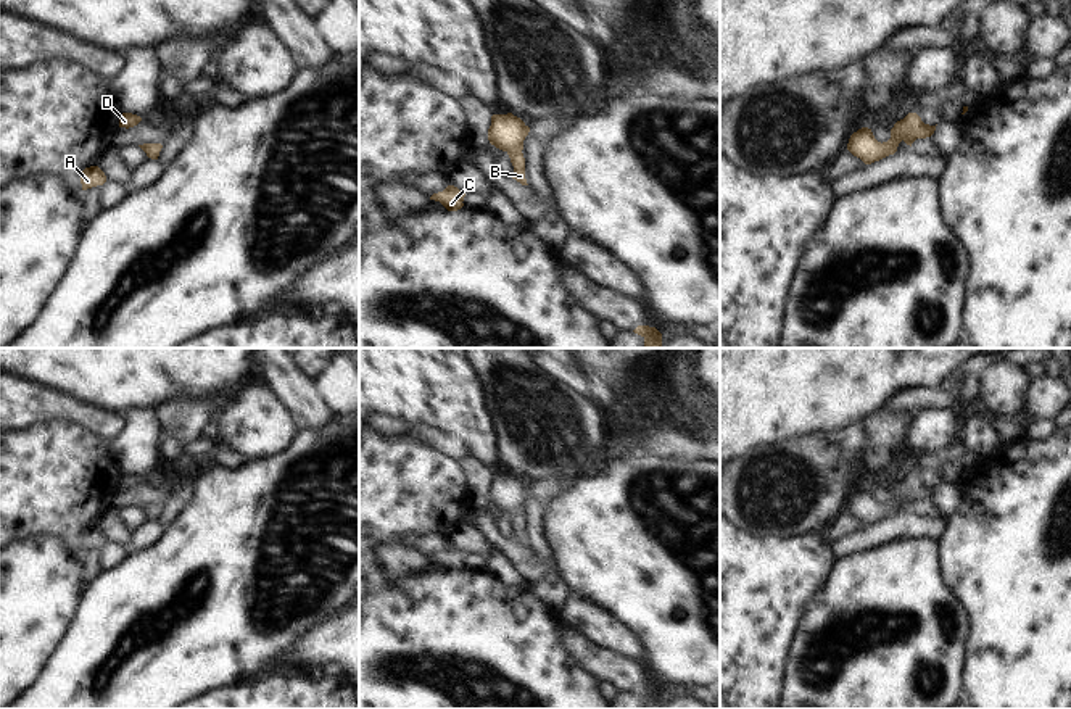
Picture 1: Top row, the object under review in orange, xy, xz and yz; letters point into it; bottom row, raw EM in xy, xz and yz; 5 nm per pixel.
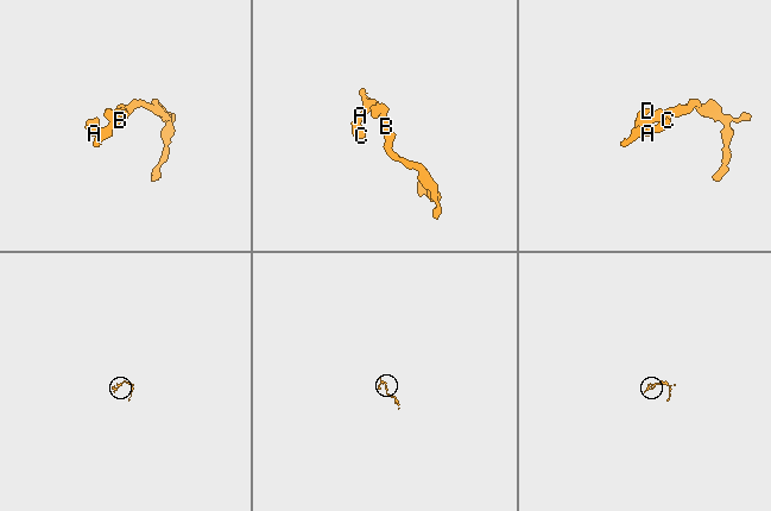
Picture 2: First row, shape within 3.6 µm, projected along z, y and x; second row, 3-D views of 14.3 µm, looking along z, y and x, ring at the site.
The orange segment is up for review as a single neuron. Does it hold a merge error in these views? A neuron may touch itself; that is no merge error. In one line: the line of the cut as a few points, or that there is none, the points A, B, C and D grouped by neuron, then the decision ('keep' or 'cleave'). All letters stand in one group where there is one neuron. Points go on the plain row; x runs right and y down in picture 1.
no cut | A B C D | keep

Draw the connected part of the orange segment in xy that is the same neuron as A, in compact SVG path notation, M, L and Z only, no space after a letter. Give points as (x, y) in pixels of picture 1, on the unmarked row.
M98 527L85 529L81 535L82 551L103 546L105 543L106 537Z

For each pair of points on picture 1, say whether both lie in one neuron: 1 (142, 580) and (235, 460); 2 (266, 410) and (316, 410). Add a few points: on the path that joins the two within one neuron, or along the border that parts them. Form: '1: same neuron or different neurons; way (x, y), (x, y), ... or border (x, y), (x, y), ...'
1: different neurons; border (247, 461), (235, 468), (215, 466)
2: different neurons; border (264, 382), (298, 427)

